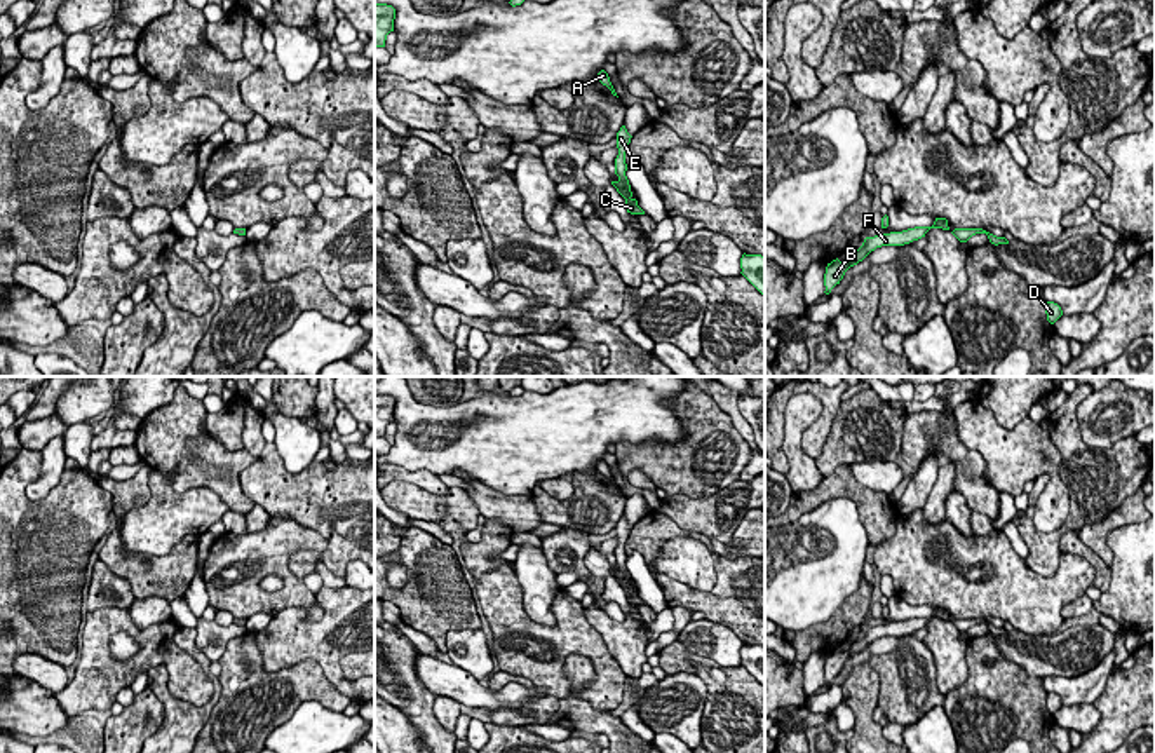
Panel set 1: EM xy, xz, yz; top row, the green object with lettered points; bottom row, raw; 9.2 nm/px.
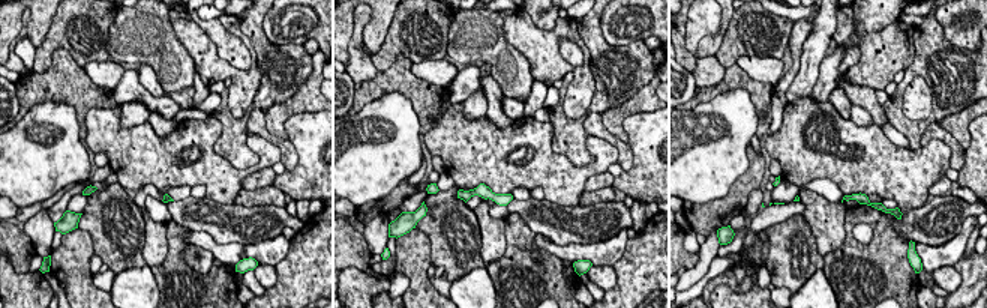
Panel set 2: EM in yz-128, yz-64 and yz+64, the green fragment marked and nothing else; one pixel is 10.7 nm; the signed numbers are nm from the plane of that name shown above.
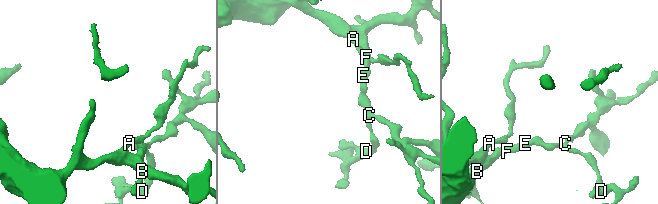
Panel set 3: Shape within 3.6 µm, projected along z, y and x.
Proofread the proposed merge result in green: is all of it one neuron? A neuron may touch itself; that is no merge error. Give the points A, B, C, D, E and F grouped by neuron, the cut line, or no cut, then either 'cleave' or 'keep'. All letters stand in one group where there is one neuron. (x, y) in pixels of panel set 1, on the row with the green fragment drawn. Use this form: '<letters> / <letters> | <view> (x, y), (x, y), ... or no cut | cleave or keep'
A B C D E F | no cut | keep

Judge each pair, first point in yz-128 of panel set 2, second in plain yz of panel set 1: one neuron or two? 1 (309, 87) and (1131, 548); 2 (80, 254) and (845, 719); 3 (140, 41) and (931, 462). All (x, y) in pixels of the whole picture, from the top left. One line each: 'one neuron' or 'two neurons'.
1: two neurons
2: two neurons
3: two neurons

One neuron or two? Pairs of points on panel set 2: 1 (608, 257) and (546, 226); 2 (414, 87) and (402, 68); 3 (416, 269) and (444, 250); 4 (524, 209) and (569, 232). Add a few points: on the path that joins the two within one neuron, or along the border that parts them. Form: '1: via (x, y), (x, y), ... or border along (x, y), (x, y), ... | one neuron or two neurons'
1: border along (545, 235), (561, 245), (603, 242), (614, 236) | two neurons
2: via (410, 83), (402, 72) | one neuron
3: border along (416, 229), (429, 241), (431, 260) | two neurons
4: via (534, 212), (558, 223) | one neuron

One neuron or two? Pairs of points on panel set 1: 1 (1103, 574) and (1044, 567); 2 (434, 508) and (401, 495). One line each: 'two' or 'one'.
1: two
2: one

